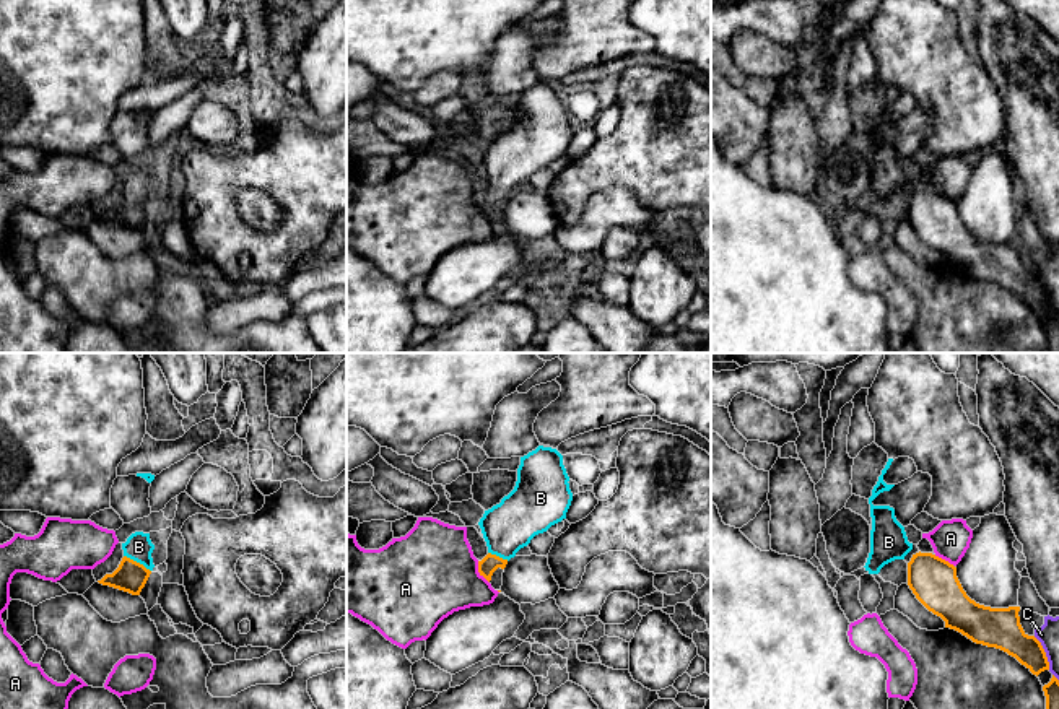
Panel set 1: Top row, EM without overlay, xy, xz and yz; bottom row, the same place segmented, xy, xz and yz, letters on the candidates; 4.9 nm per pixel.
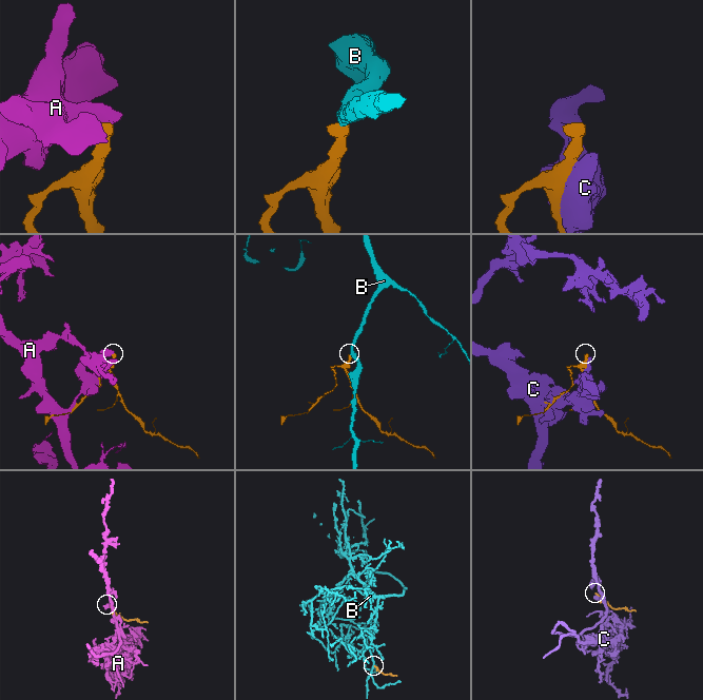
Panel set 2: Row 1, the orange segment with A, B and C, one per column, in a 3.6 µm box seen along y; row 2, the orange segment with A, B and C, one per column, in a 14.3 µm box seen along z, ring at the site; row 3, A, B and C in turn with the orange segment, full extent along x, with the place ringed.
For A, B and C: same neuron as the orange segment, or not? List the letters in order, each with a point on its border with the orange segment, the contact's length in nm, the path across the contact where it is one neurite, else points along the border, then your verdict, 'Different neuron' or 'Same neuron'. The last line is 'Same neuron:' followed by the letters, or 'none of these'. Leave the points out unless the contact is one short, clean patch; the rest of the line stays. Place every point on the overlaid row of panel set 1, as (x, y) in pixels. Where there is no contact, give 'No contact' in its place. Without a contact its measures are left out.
A: Touches orange at xz (479, 571). Shared border 130 nm. Different neuron
B: Touches orange at xy (135, 561). Shared border 160 nm. Path across: xy (130, 576), (135, 561), (139, 547). Same neuron
C: Touches orange at yz (1045, 652). Shared border 190 nm. Different neuron
Same neuron: B

